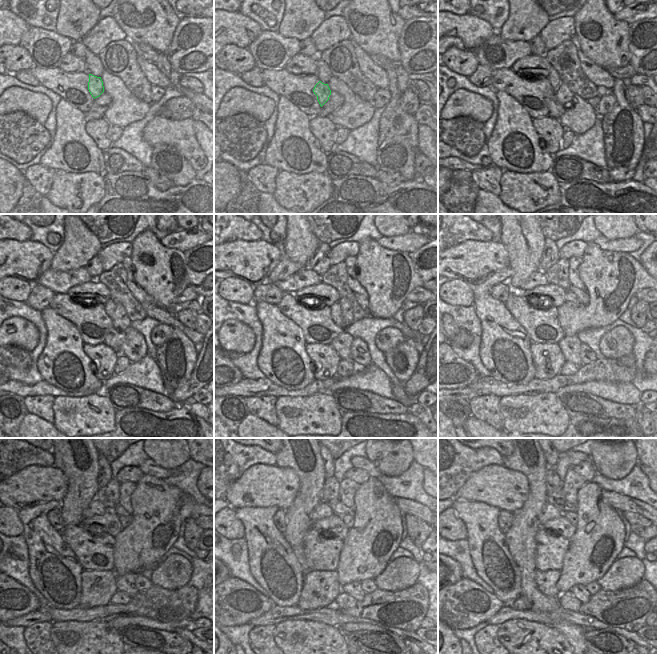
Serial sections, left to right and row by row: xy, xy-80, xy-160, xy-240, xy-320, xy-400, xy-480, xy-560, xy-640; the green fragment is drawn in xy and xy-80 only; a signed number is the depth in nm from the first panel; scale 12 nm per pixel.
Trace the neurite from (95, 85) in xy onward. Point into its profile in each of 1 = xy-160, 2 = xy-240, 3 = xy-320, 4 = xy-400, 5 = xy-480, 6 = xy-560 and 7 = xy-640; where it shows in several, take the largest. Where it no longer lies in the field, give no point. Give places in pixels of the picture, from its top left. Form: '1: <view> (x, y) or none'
1: xy-160 (555, 108)
2: xy-240 (113, 338)
3: xy-320 (341, 343)
4: xy-400 (570, 345)
5: xy-480 (126, 583)
6: xy-560 (354, 589)
7: xy-640 (579, 591)

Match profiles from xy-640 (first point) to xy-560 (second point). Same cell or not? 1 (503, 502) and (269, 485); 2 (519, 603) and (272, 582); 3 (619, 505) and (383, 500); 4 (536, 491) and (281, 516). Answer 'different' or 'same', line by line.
1: same
2: different
3: different
4: different

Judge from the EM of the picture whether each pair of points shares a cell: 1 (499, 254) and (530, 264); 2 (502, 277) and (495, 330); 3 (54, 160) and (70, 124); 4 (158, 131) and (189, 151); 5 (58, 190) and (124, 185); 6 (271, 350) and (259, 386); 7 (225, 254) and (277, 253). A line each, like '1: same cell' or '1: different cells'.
1: different cells
2: same cell
3: same cell
4: same cell
5: different cells
6: different cells
7: same cell

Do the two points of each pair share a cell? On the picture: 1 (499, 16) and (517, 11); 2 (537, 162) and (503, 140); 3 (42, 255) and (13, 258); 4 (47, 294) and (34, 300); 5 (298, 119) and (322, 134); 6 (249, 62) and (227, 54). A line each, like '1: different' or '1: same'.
1: different
2: same
3: same
4: same
5: different
6: same

